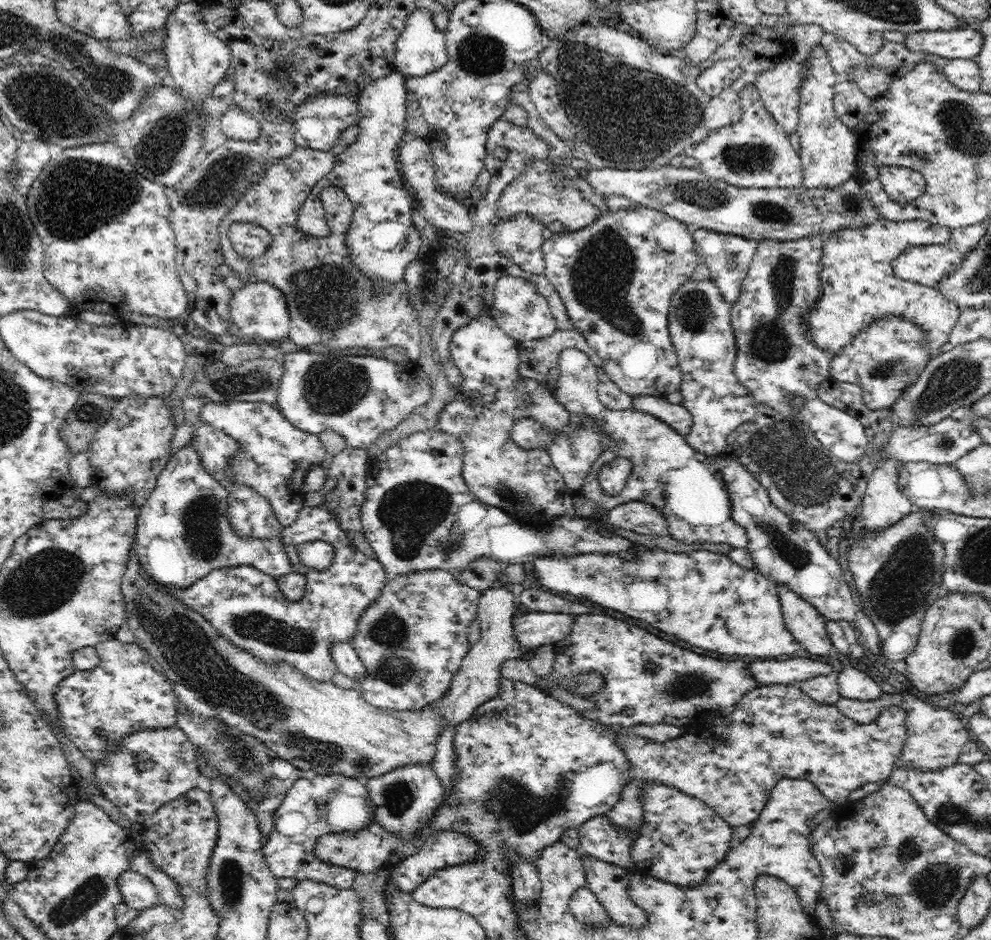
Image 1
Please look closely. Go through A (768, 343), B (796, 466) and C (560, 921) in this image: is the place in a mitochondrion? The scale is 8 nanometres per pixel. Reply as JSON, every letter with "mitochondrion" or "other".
{"A":"mitochondrion","B":"mitochondrion","C":"other"}

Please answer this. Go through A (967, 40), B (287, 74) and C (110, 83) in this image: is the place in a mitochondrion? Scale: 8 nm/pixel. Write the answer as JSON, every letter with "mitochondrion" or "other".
{"A":"other","B":"mitochondrion","C":"mitochondrion"}

